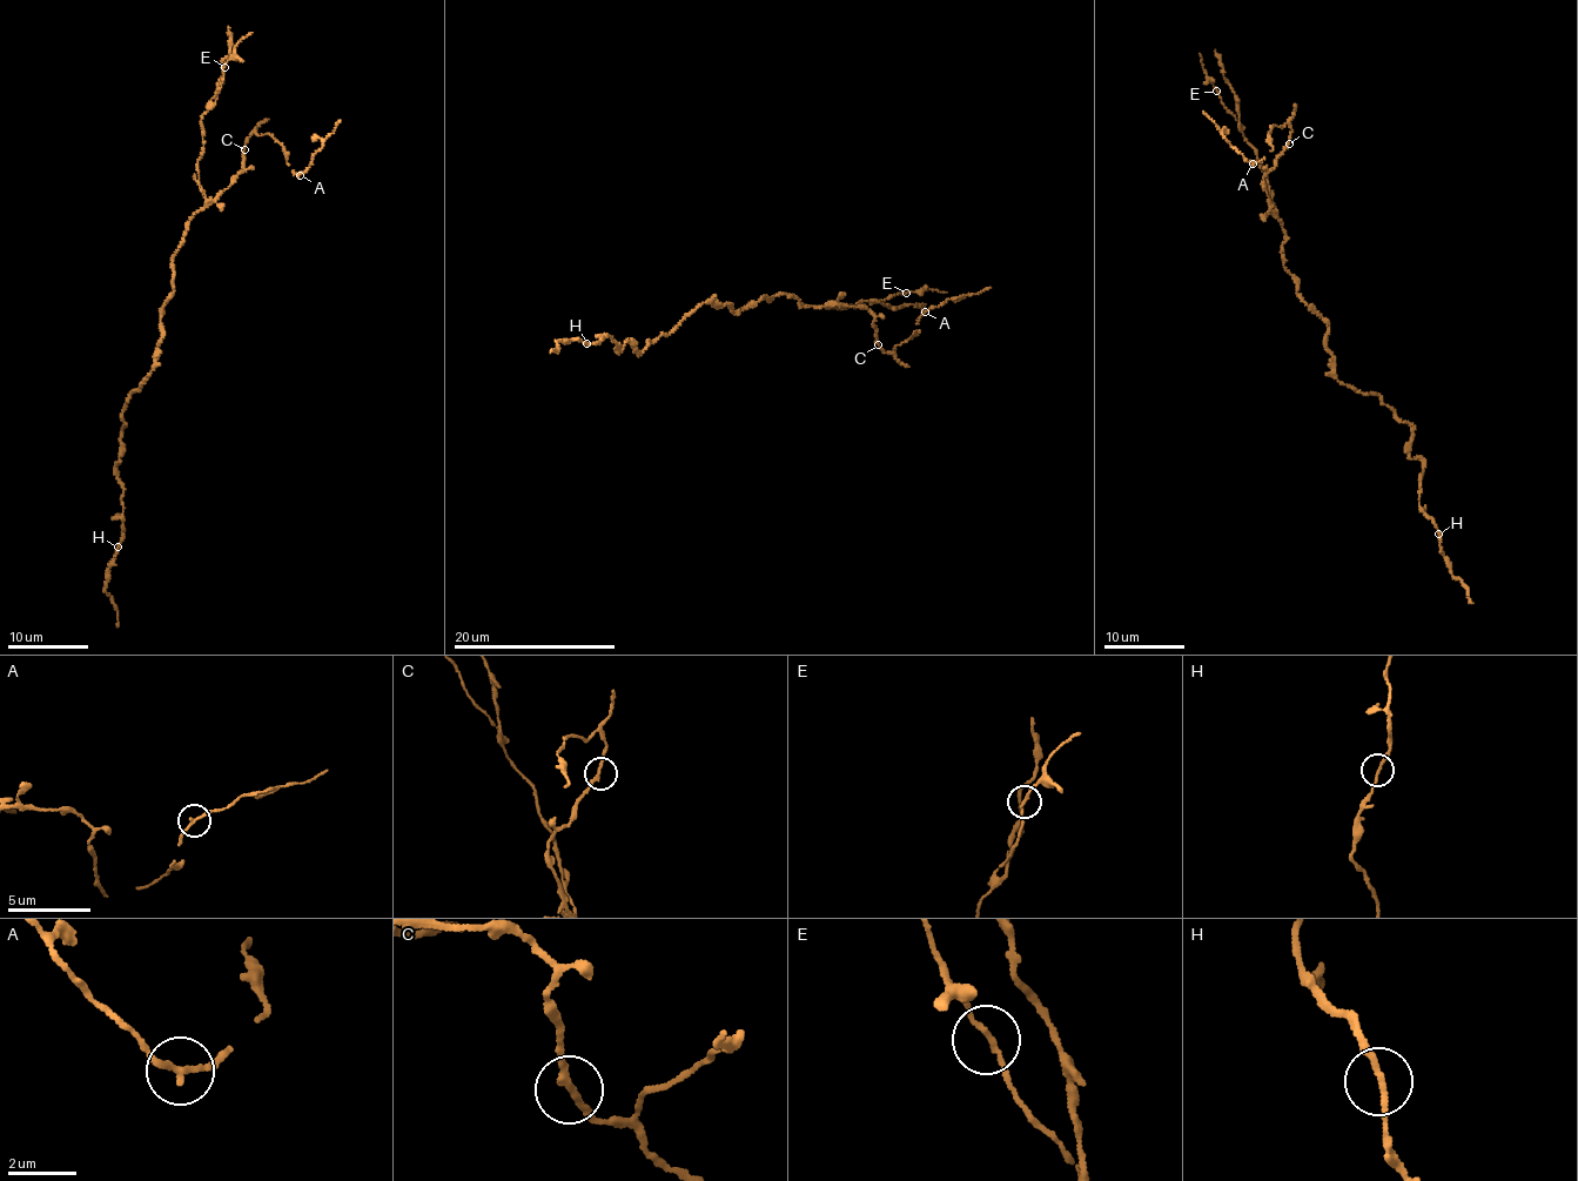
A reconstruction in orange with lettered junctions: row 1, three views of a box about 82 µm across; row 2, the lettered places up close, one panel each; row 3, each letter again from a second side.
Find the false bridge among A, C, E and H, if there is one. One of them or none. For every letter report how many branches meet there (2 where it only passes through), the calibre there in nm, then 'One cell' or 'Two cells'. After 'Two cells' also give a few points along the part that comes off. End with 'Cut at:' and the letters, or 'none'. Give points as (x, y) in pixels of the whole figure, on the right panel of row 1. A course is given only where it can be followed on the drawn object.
A: Branches: 2. Thickness 170 nm. One cell
C: Branches: 2. Thickness 190 nm. One cell
E: Branches: 2. Thickness 150 nm. One cell
H: Branches: 2. Thickness 170 nm. One cell
Cut at: none

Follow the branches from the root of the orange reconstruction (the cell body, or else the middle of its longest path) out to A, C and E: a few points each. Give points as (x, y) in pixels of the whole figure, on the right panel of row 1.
A: (1311, 308), (1283, 266), (1284, 235), (1263, 179), (1287, 145), (1290, 126), (1273, 126), (1273, 149), (1253, 162)
C: (1311, 308), (1283, 266), (1284, 235), (1263, 179), (1289, 143)
E: (1311, 308), (1283, 266), (1284, 235), (1257, 149), (1216, 91)

